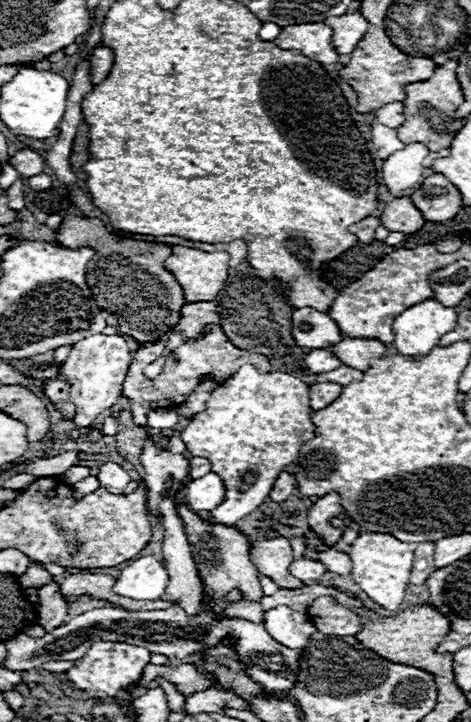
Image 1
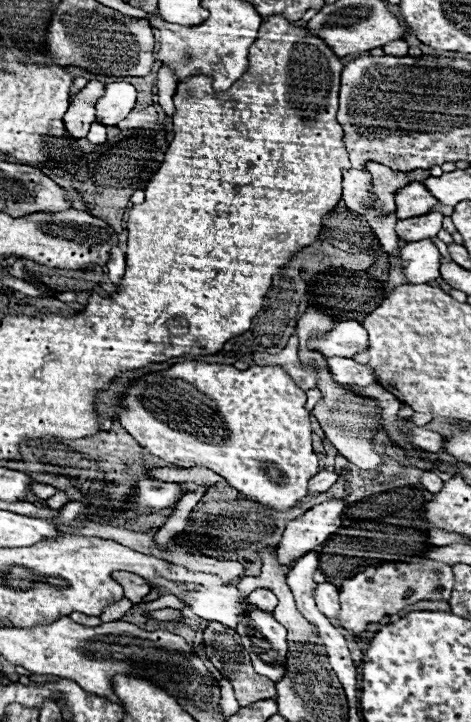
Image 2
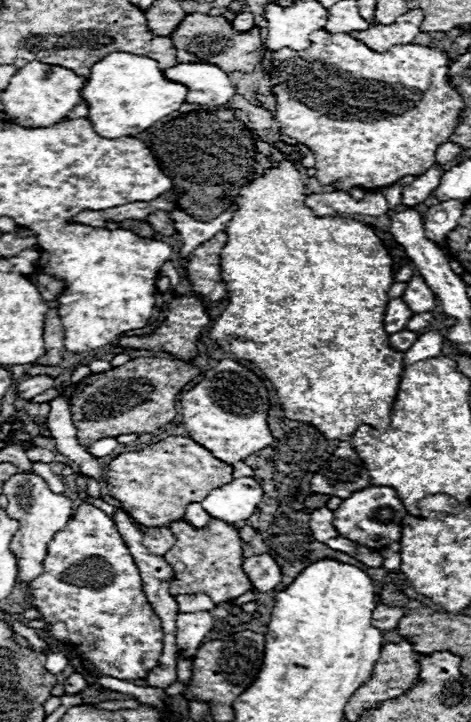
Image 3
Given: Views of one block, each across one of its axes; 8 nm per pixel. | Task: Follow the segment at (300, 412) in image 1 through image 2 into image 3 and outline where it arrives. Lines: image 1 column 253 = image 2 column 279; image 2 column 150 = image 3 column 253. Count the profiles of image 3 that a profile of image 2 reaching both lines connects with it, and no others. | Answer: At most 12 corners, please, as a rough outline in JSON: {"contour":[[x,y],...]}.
{"contour":[[222,360],[180,396],[188,436],[226,464],[270,446],[270,400]]}

